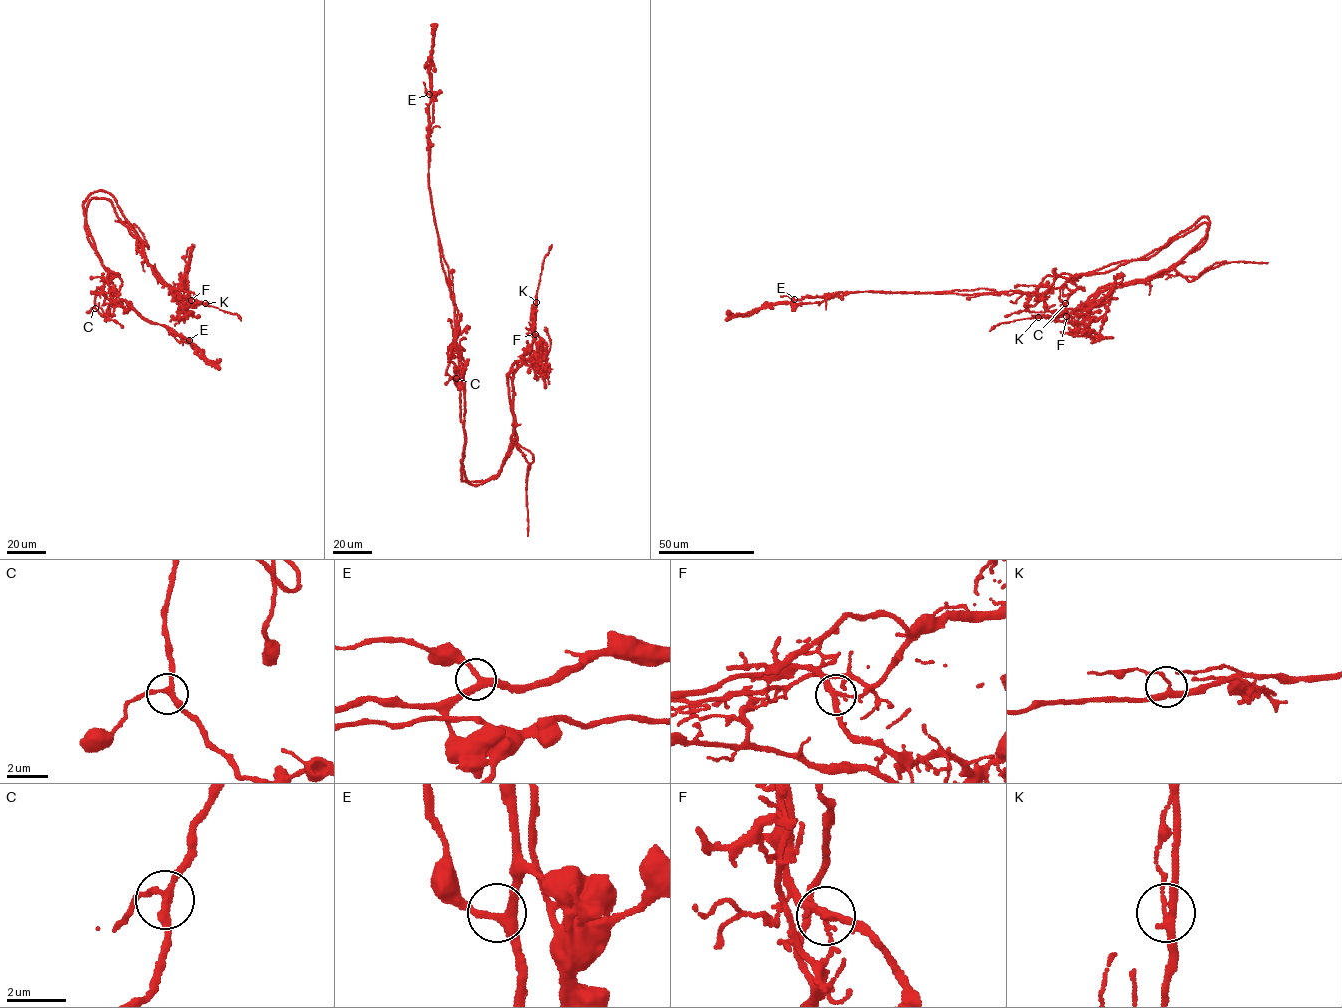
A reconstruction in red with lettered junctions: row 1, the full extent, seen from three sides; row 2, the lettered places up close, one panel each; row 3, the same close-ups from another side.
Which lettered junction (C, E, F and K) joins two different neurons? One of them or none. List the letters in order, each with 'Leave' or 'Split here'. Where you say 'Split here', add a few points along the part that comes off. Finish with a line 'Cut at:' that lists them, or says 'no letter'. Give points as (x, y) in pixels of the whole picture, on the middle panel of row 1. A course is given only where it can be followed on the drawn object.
C: Leave
E: Leave
F: Split here. Course of the part to remove: (535, 334), (536, 354), (507, 377), (517, 443), (496, 475), (463, 481), (454, 306), (428, 186), (436, 24)
K: Leave
Cut at: F

